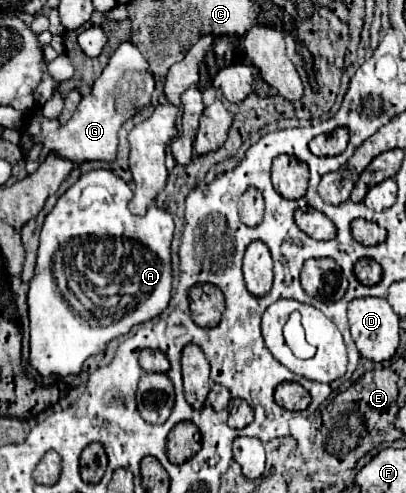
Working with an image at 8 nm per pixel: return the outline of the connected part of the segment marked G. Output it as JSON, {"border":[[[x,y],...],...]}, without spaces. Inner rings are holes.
{"border":[[[125,41],[109,59],[101,77],[95,81],[93,91],[81,99],[67,125],[59,125],[57,119],[45,119],[43,115],[35,113],[31,121],[25,123],[25,129],[21,133],[21,149],[29,151],[33,143],[43,143],[45,153],[57,153],[59,157],[73,163],[95,159],[113,161],[117,153],[117,131],[127,119],[131,119],[151,101],[153,89],[155,81],[147,69],[147,59],[133,43]]]}

